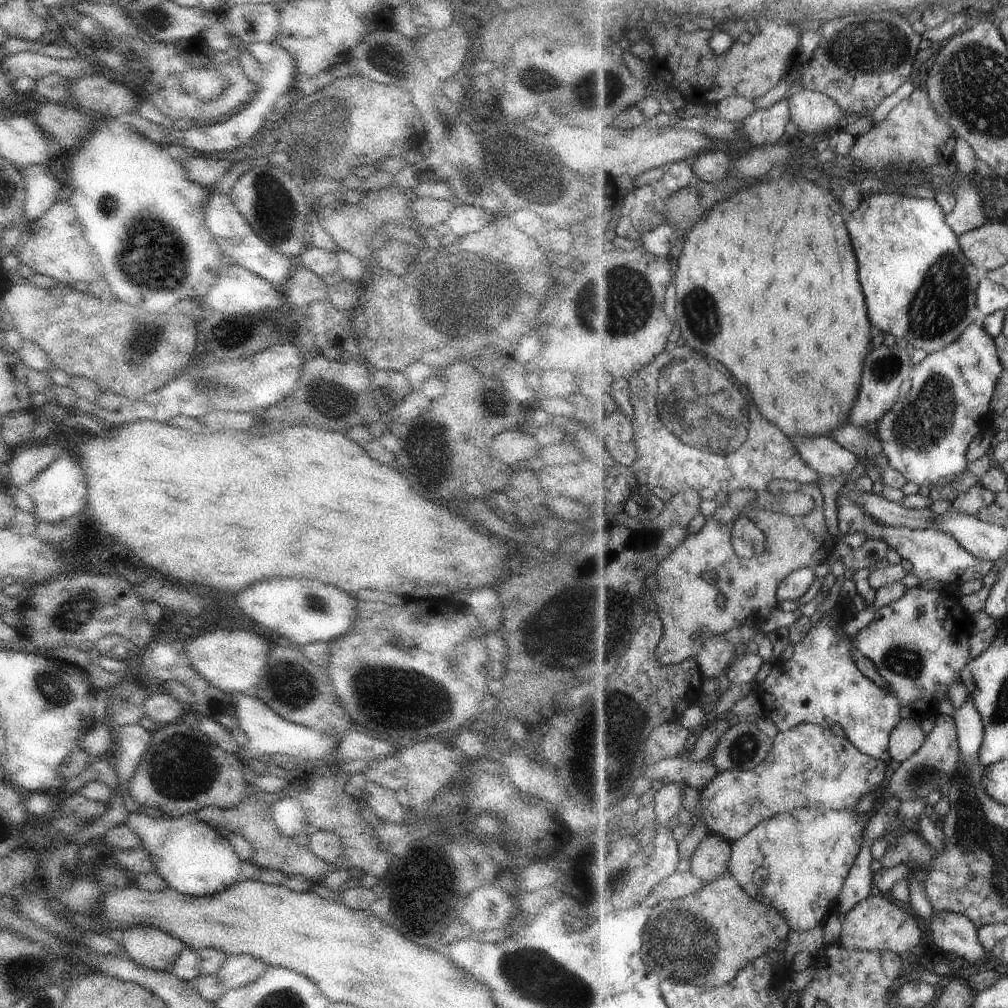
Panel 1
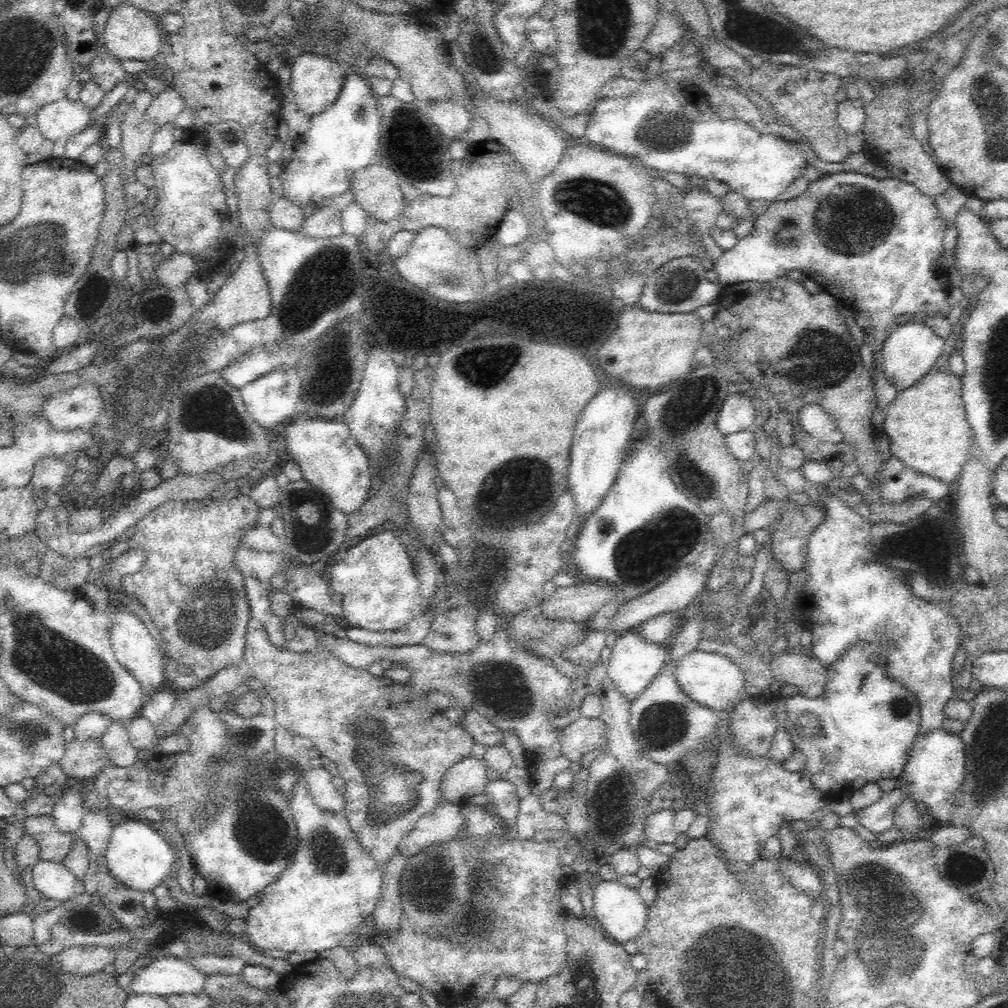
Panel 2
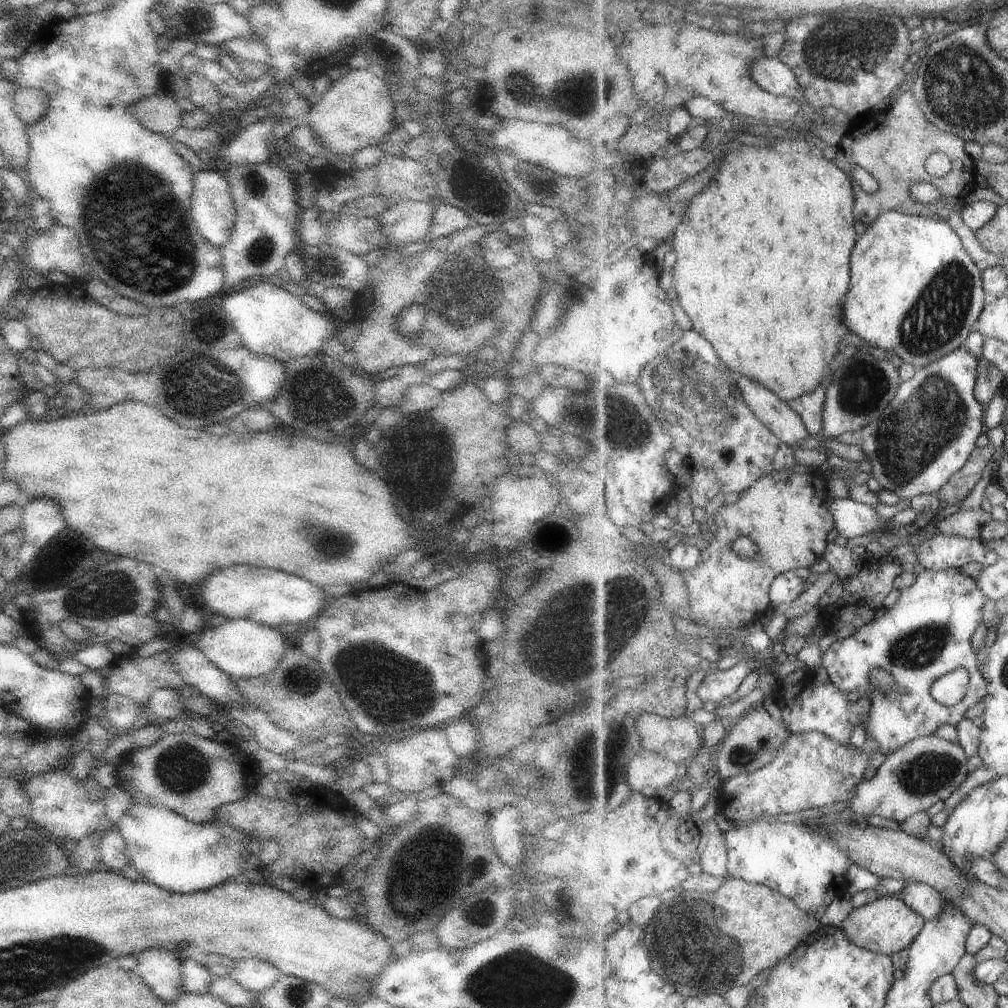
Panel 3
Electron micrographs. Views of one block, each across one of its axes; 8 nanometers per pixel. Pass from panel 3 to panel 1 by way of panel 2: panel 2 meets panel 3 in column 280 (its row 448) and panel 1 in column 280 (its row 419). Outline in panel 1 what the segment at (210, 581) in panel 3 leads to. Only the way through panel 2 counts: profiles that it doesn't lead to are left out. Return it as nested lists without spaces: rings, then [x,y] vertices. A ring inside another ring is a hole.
[[[273,578],[257,582],[237,594],[237,606],[253,618],[287,640],[303,647],[311,642],[328,642],[347,634],[355,622],[355,598],[307,578]]]

